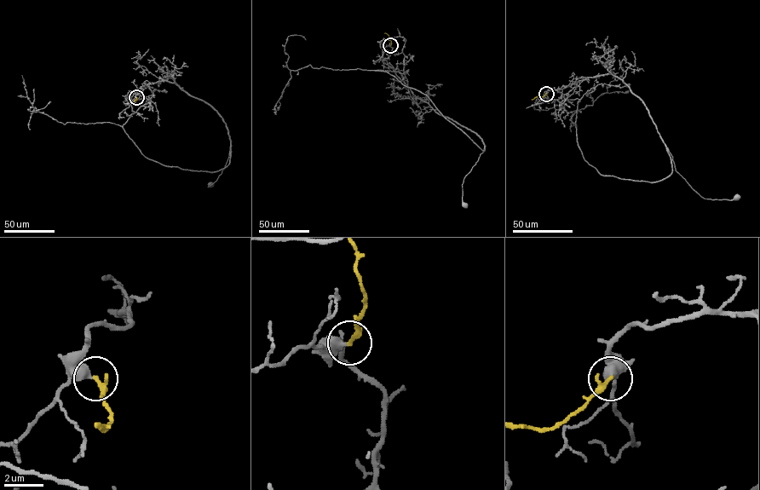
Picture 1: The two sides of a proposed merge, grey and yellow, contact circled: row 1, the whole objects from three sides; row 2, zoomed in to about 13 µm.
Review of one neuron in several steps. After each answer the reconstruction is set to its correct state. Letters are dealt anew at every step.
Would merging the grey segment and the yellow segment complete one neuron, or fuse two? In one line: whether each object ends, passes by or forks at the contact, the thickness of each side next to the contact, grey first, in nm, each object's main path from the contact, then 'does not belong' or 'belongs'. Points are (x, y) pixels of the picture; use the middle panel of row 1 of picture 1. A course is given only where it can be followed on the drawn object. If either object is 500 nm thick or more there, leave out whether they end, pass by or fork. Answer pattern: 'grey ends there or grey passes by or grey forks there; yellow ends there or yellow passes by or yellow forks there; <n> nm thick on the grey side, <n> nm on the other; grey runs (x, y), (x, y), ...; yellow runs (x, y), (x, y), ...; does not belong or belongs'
grey ends there; yellow ends there; 480 nm thick on the grey side, 280 nm on the other; grey runs (390, 45), (392, 53), (387, 63), (412, 93), (482, 140), (483, 151), (462, 184), (465, 204); yellow runs (390, 45), (389, 37), (384, 33); does not belong

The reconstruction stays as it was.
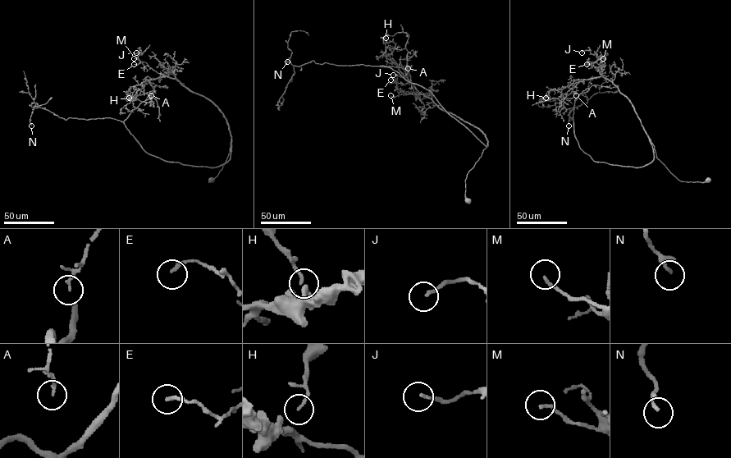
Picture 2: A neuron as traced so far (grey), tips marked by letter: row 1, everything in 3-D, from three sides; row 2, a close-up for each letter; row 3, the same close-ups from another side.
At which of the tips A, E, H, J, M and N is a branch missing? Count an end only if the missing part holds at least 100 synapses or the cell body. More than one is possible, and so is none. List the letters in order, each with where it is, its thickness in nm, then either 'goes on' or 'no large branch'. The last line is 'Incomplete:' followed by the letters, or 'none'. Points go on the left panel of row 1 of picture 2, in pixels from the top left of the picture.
A: at (151, 95); 100 nm thick; no large branch
E: at (134, 64); 160 nm thick; no large branch
H: at (129, 98); 100 nm thick; no large branch
J: at (136, 52); 130 nm thick; no large branch
M: at (134, 58); 130 nm thick; no large branch
N: at (31, 125); 170 nm thick; no large branch
Incomplete: none

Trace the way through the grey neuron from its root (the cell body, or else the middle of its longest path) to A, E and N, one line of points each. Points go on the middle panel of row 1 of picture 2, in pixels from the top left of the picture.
A: (468, 200), (467, 174), (486, 146), (486, 139), (477, 127), (422, 94), (406, 76), (408, 68)
E: (468, 200), (465, 180), (486, 146), (486, 136), (477, 127), (442, 110), (429, 98), (401, 92), (390, 80)
N: (468, 200), (467, 174), (487, 142), (486, 146), (430, 91), (386, 66), (313, 61), (297, 66), (287, 61)

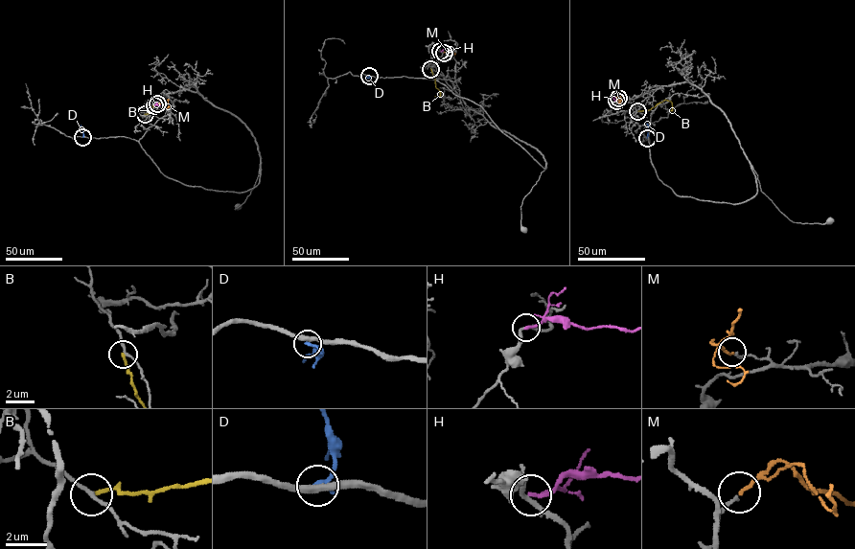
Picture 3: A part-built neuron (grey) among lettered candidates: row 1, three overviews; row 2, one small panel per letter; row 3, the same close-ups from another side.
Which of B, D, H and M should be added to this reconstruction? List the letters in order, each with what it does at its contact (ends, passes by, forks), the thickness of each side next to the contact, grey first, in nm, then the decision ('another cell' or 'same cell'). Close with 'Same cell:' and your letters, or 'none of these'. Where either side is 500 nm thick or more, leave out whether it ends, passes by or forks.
B: it ends | 180/190 nm | another cell
D: it ends | 360/240 nm | another cell
H: it ends | 240/190 nm | another cell
M: it ends | 190/180 nm | same cell
Same cell: M

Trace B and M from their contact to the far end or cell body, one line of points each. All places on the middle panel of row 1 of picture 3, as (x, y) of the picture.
B: (430, 69), (440, 92), (440, 96), (434, 97)
M: (444, 53), (455, 54)

